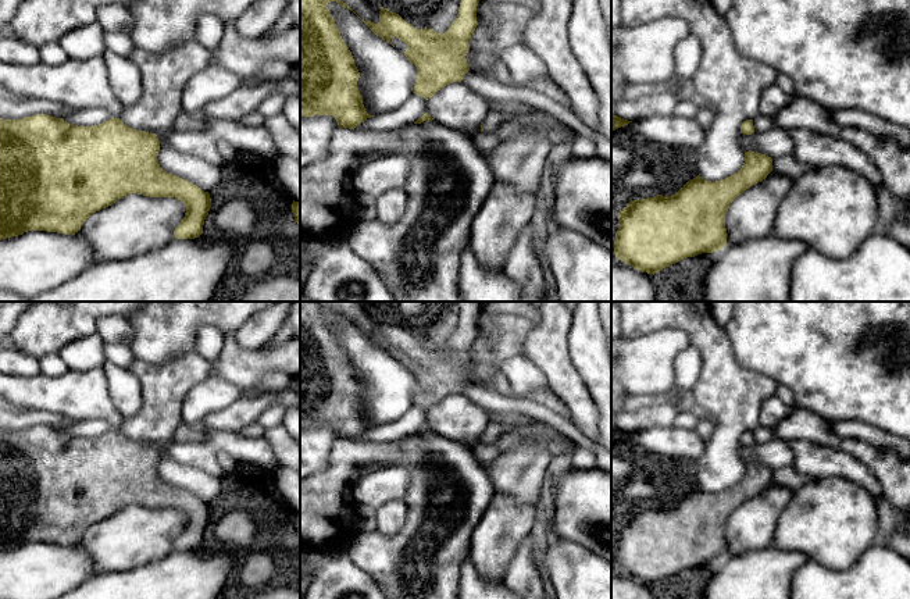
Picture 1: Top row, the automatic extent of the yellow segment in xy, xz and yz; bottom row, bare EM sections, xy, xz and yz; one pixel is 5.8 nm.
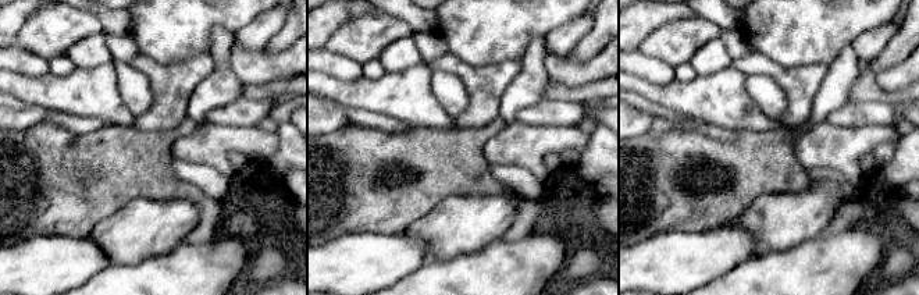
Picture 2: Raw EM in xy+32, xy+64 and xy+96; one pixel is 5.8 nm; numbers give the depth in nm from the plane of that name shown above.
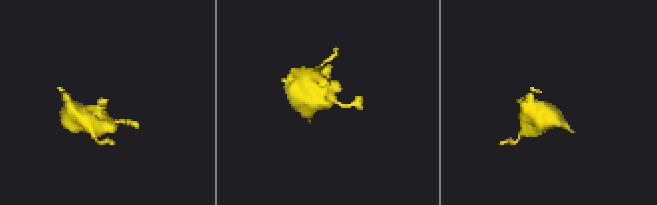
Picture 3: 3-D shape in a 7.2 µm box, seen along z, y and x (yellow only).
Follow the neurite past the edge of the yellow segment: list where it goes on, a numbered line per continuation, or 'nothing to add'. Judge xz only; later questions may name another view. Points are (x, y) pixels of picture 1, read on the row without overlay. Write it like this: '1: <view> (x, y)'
1: xz (498, 424)

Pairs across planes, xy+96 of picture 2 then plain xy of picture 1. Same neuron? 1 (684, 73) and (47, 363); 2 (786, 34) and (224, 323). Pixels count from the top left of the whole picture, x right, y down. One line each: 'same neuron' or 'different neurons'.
1: same neuron
2: same neuron

